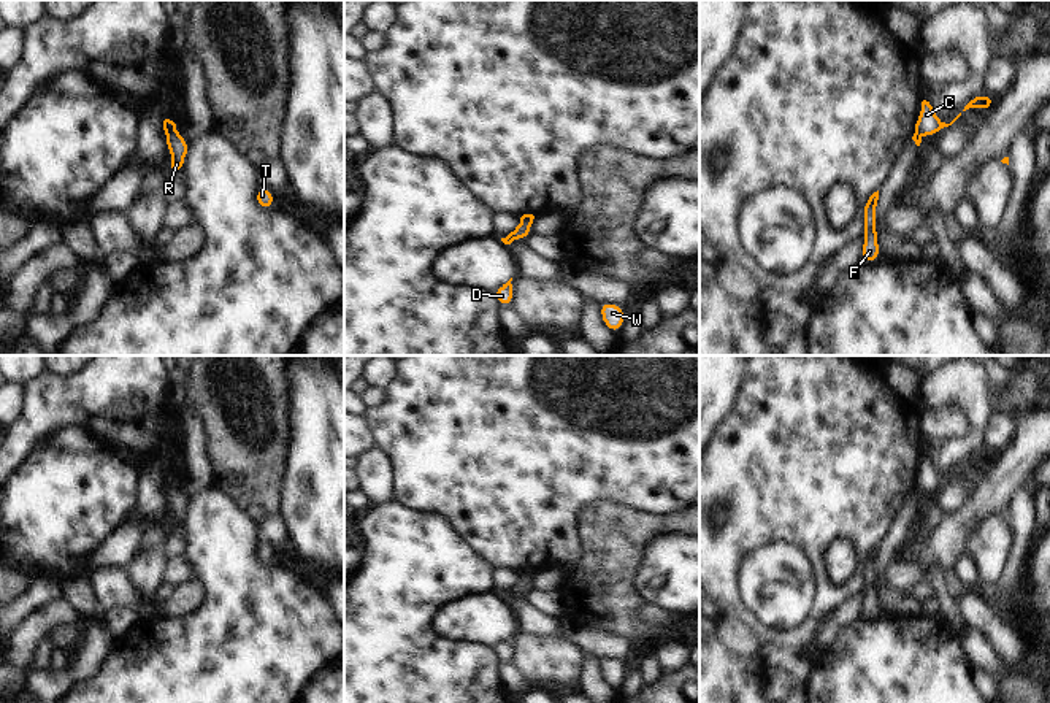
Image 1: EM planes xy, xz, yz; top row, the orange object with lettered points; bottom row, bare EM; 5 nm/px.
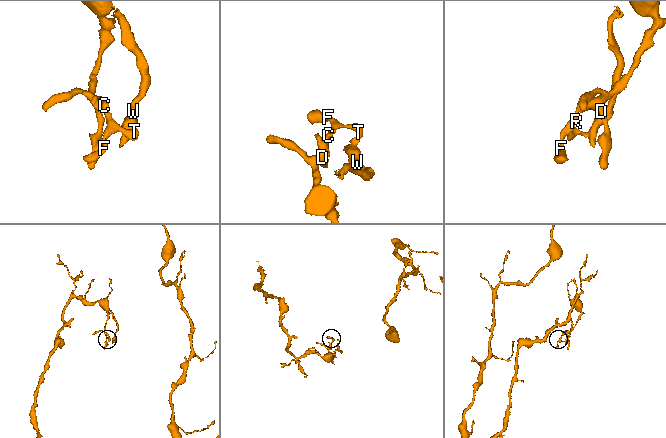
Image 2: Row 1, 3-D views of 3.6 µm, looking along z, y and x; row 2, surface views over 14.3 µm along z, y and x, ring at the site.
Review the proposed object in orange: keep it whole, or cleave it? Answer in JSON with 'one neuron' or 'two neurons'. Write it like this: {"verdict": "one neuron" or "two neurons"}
{"verdict": "two neurons"}

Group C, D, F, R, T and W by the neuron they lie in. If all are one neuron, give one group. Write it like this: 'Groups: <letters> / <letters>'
Groups: C D / F R T W

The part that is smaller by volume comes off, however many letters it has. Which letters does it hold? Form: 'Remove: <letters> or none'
Remove: F, R, T, W

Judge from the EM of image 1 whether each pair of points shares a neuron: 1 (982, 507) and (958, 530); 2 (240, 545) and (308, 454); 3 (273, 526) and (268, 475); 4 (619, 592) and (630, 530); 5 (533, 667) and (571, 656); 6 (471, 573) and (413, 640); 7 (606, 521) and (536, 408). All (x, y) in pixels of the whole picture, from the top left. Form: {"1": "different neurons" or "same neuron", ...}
{"1": "same neuron", "2": "different neurons", "3": "different neurons", "4": "same neuron", "5": "same neuron", "6": "same neuron", "7": "different neurons"}

